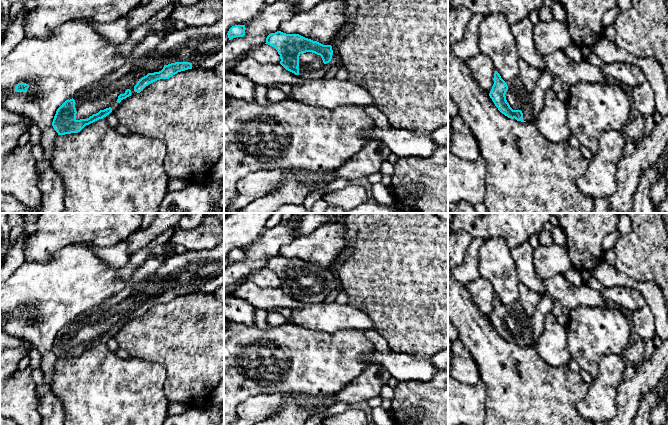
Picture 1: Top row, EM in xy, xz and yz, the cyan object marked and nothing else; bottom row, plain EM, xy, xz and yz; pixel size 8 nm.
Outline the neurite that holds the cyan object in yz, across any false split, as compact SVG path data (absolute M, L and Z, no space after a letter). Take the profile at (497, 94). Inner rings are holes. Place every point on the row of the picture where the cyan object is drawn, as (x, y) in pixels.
M495 71L493 79L494 84L489 96L498 110L508 118L533 123L531 94L523 86L519 77L511 81L504 81Z

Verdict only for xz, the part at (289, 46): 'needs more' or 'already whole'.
needs more

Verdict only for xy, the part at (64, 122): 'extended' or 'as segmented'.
extended

